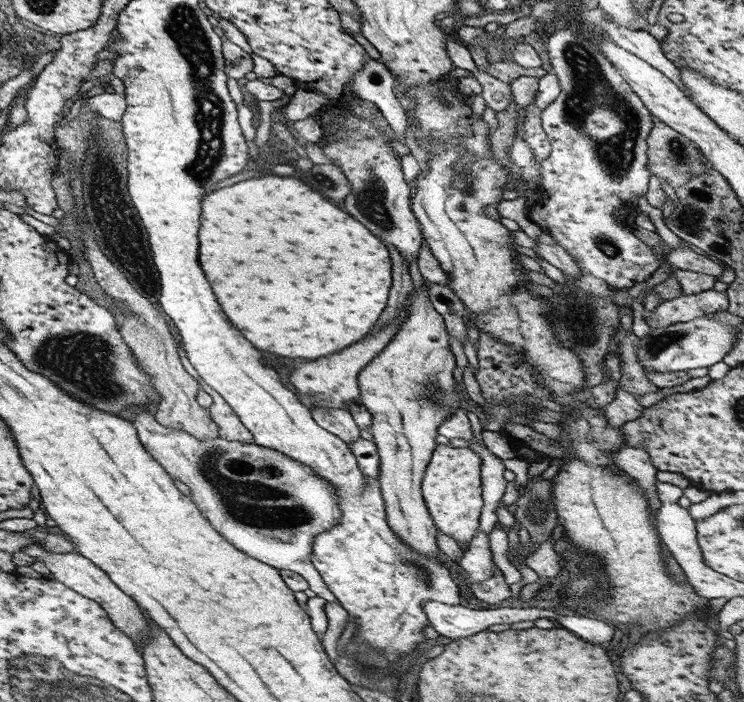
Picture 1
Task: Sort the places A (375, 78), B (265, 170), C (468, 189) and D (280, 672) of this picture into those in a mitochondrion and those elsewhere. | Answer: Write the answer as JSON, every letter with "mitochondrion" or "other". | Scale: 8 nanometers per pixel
{"A":"other","B":"other","C":"other","D":"other"}

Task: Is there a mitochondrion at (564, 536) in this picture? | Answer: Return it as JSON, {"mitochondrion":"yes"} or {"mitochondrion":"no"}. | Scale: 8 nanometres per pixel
{"mitochondrion":"no"}

